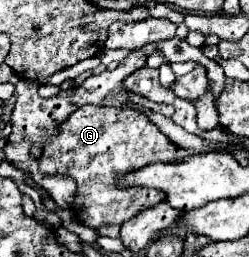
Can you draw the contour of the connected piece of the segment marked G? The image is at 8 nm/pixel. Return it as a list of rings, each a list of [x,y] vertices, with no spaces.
[[[83,105],[47,139],[39,159],[39,171],[43,175],[63,175],[73,179],[77,183],[77,193],[71,205],[73,217],[81,225],[99,229],[113,223],[121,225],[143,207],[163,201],[163,191],[149,187],[121,187],[119,179],[149,163],[173,163],[177,161],[177,153],[179,147],[141,111]]]

